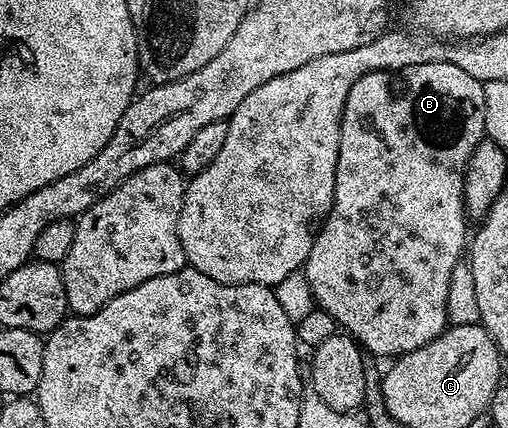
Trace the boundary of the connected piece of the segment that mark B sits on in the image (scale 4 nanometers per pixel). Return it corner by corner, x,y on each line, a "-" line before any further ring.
446,63
413,65
398,72
366,73
348,91
348,103
344,103
342,126
340,127
340,151
336,163
336,187
334,202
330,212
315,232
312,251
304,266
304,276
314,296
317,308
332,315
335,326
345,331
362,346
371,358
403,357
408,351
416,351
432,339
439,337
448,327
448,283
452,283
452,271
463,260
468,249
468,229
466,233
466,200
462,194
466,178
466,164
470,162
472,151
486,137
484,131
484,87
481,81
472,79
468,71

